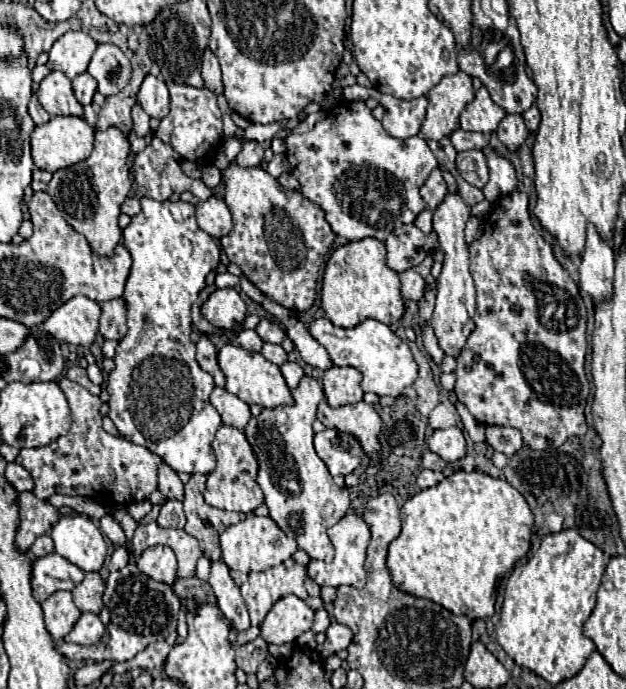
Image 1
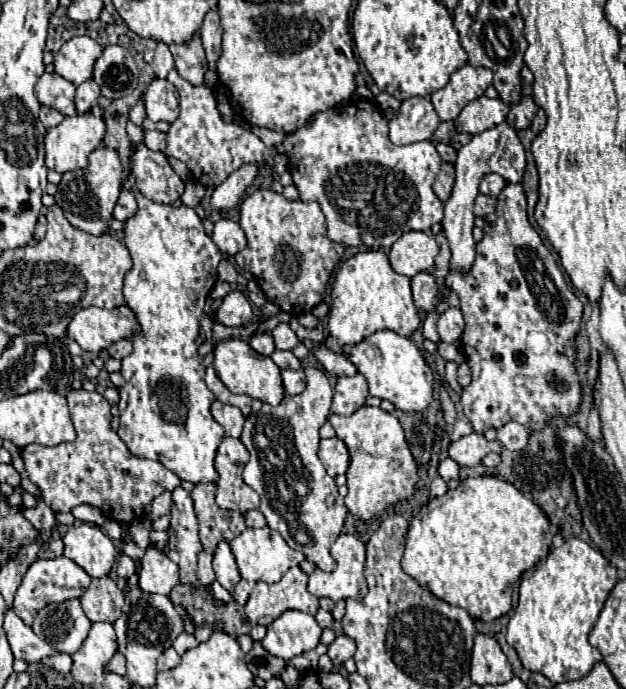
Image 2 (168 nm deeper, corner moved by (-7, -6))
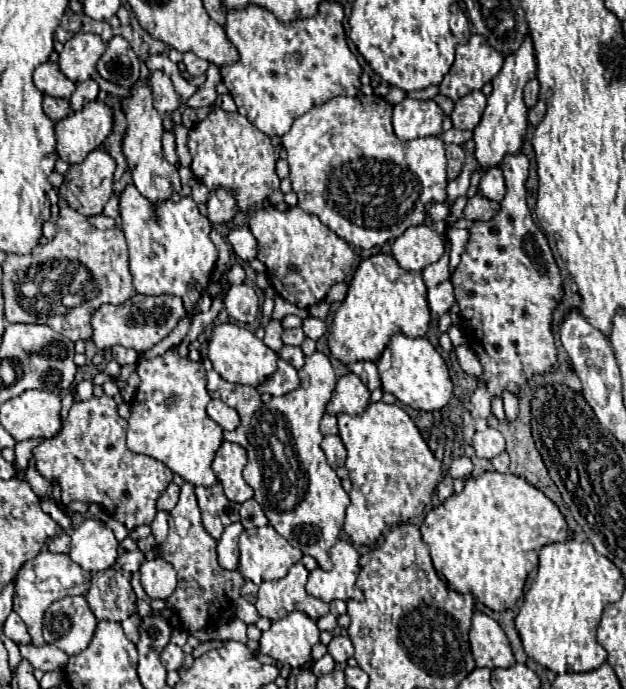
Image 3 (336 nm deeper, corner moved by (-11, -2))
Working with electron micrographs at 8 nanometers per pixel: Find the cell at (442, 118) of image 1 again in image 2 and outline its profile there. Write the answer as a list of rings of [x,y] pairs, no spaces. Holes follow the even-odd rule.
[[[468,64],[456,70],[450,76],[450,82],[432,94],[432,104],[440,120],[442,122],[454,120],[468,102],[484,96],[490,82],[492,82],[490,70],[472,68]]]

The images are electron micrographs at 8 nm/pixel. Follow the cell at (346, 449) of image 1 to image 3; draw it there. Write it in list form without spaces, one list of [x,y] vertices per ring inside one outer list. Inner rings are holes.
[[[324,436],[320,446],[322,446],[322,450],[324,450],[326,458],[328,458],[328,464],[332,468],[344,466],[344,462],[346,462],[346,448],[344,448],[340,436]]]

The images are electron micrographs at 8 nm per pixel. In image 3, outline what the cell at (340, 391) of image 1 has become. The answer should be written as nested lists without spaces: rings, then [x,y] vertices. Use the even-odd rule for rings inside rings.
[[[348,372],[336,382],[336,390],[330,402],[326,404],[326,412],[334,416],[342,412],[350,416],[360,416],[368,404],[370,404],[370,390],[362,384],[362,380],[356,374]]]

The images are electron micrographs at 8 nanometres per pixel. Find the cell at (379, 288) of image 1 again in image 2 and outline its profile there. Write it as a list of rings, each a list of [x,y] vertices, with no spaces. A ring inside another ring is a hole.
[[[364,250],[340,264],[332,284],[332,306],[328,322],[330,340],[326,340],[330,350],[340,352],[340,346],[358,344],[376,330],[384,328],[400,336],[412,336],[418,326],[420,316],[412,302],[410,278],[396,274],[382,250]]]

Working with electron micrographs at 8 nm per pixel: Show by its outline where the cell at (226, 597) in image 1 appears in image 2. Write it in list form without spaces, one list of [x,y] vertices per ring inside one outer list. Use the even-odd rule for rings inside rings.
[[[220,542],[220,546],[214,552],[214,572],[216,572],[216,580],[222,584],[222,588],[226,588],[230,594],[234,594],[236,584],[240,582],[240,572],[236,566],[236,560],[230,552],[228,542]]]

